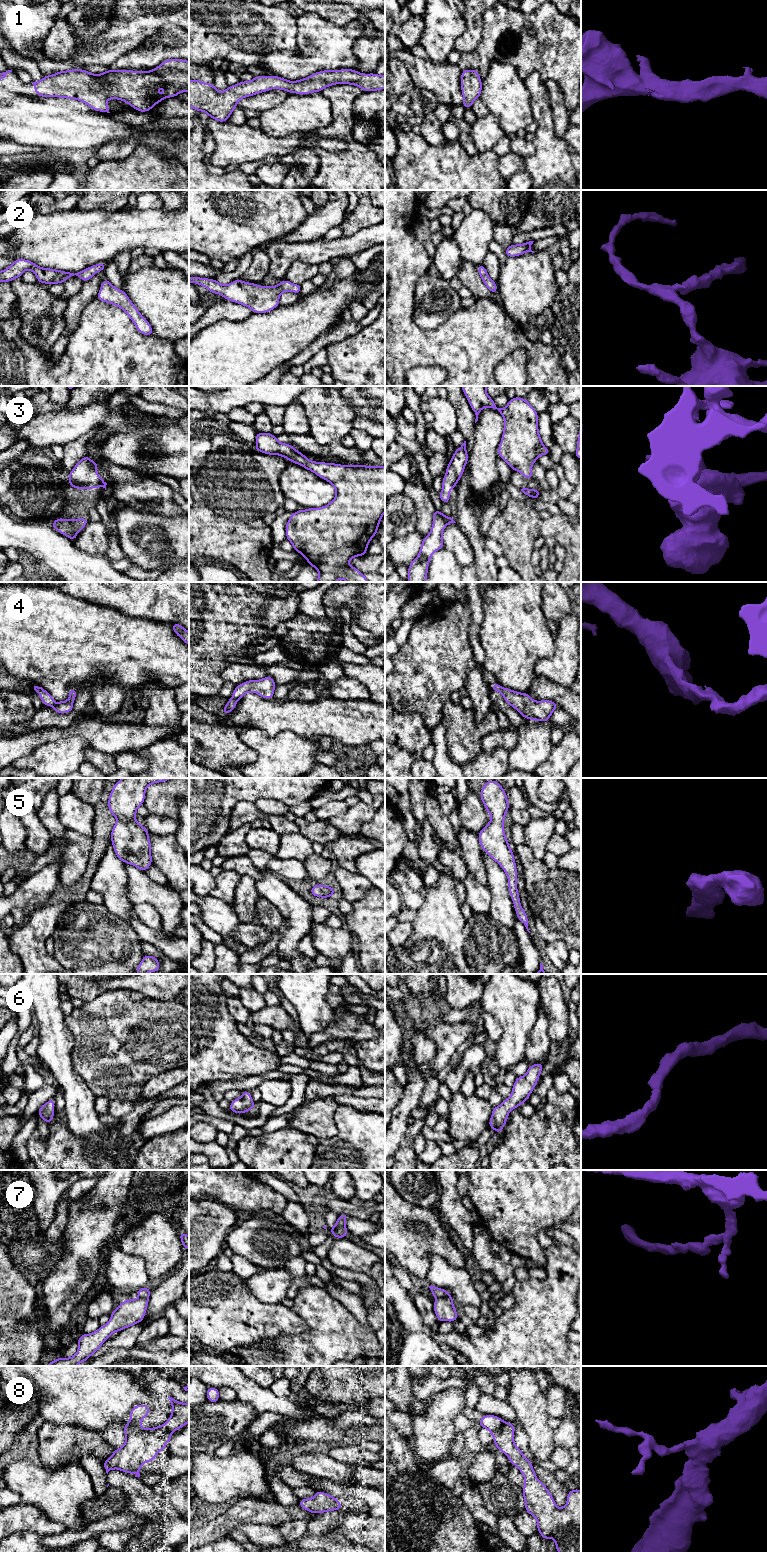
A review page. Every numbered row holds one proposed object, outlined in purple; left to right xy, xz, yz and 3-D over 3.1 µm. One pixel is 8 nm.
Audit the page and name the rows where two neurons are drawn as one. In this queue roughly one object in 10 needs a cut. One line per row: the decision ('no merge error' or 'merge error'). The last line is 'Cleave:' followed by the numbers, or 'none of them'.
1: no merge error
2: no merge error
3: no merge error
4: no merge error
5: no merge error
6: no merge error
7: merge error
8: no merge error
Cleave: 7

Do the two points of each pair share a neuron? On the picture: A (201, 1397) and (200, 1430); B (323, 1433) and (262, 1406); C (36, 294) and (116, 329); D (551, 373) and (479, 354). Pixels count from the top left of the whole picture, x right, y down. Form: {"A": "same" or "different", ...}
{"A": "different", "B": "different", "C": "different", "D": "same"}

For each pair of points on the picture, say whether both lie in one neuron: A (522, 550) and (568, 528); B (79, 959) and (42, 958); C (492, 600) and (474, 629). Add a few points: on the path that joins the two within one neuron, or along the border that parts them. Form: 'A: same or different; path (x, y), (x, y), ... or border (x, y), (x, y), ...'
A: same; path (530, 537), (539, 528), (555, 528)
B: different; border (52, 955), (60, 963)
C: different; border (482, 598), (483, 621), (479, 637)

